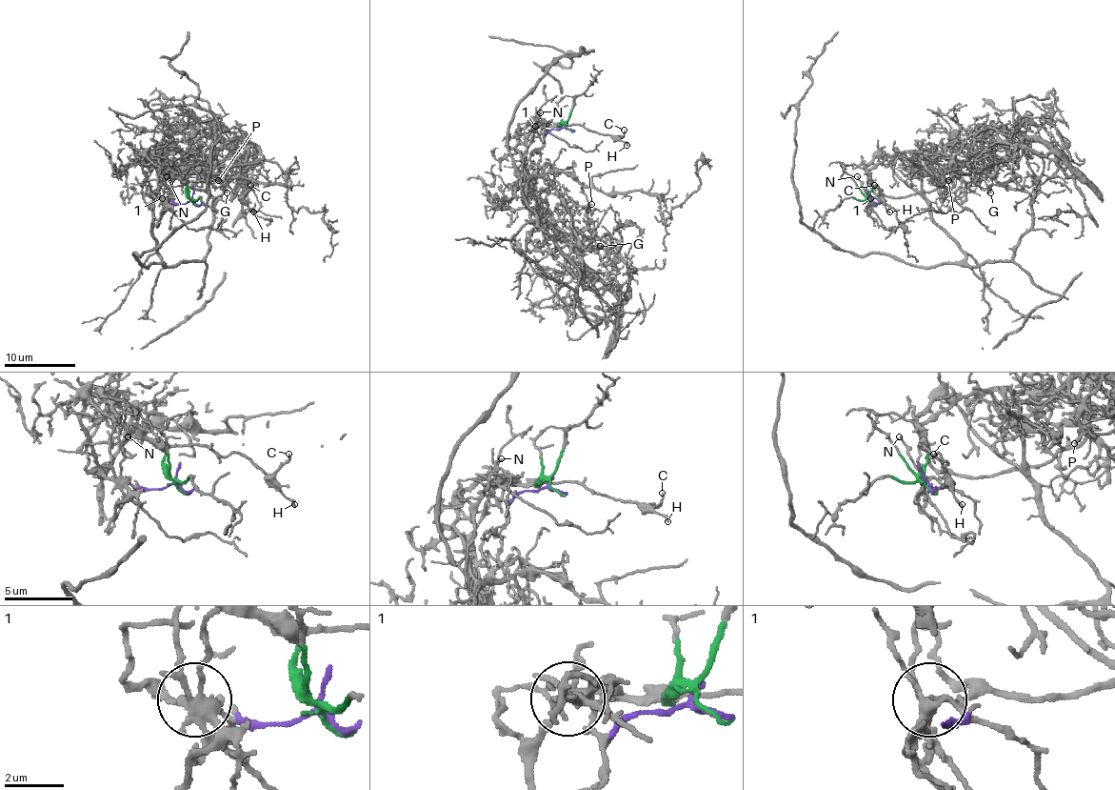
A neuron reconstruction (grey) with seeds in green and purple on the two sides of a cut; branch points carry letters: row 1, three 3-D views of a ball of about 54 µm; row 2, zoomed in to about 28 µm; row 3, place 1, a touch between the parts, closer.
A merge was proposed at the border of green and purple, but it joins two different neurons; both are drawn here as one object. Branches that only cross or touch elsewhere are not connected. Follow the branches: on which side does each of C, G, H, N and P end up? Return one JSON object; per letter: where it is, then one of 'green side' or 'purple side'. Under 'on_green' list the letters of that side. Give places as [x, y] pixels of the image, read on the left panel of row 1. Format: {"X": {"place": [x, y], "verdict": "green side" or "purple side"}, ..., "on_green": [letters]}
{"C": {"place": [250, 185], "verdict": "green side"}, "G": {"place": [227, 192], "verdict": "purple side"}, "H": {"place": [253, 212], "verdict": "green side"}, "N": {"place": [167, 176], "verdict": "purple side"}, "P": {"place": [218, 180], "verdict": "purple side"}, "on_green": ["C", "H"]}

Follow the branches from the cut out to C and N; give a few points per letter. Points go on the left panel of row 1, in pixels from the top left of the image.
C: (195, 205), (187, 189), (189, 182), (208, 180), (217, 187), (229, 186), (240, 196), (248, 191), (250, 186)
N: (195, 203), (176, 203), (164, 196), (164, 180), (168, 176)

